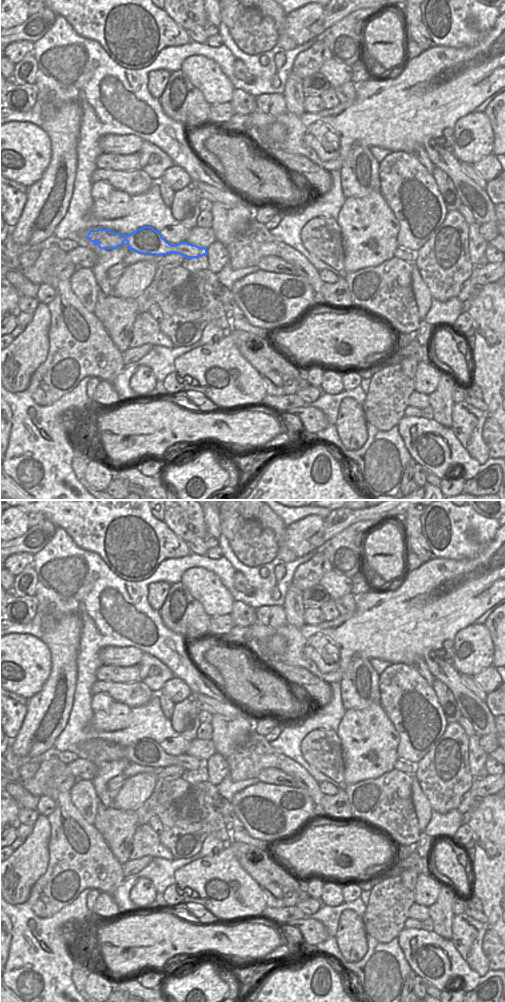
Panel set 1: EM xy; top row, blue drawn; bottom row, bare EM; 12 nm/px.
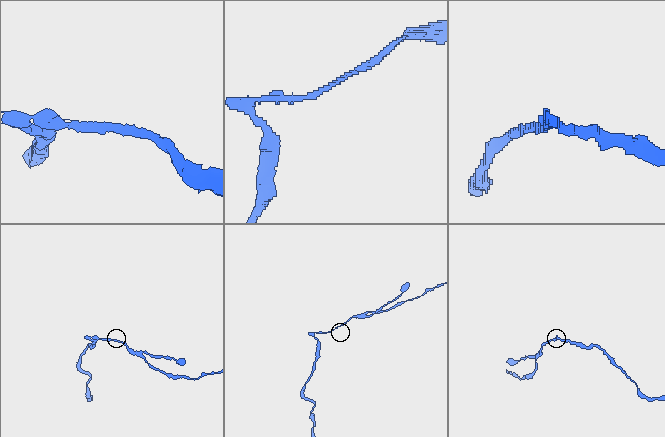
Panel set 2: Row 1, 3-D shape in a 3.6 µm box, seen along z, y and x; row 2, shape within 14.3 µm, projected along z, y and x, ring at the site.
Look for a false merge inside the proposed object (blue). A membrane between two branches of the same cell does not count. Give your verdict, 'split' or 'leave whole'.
split

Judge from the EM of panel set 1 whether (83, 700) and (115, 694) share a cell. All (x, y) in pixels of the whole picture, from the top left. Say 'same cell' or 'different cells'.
different cells

